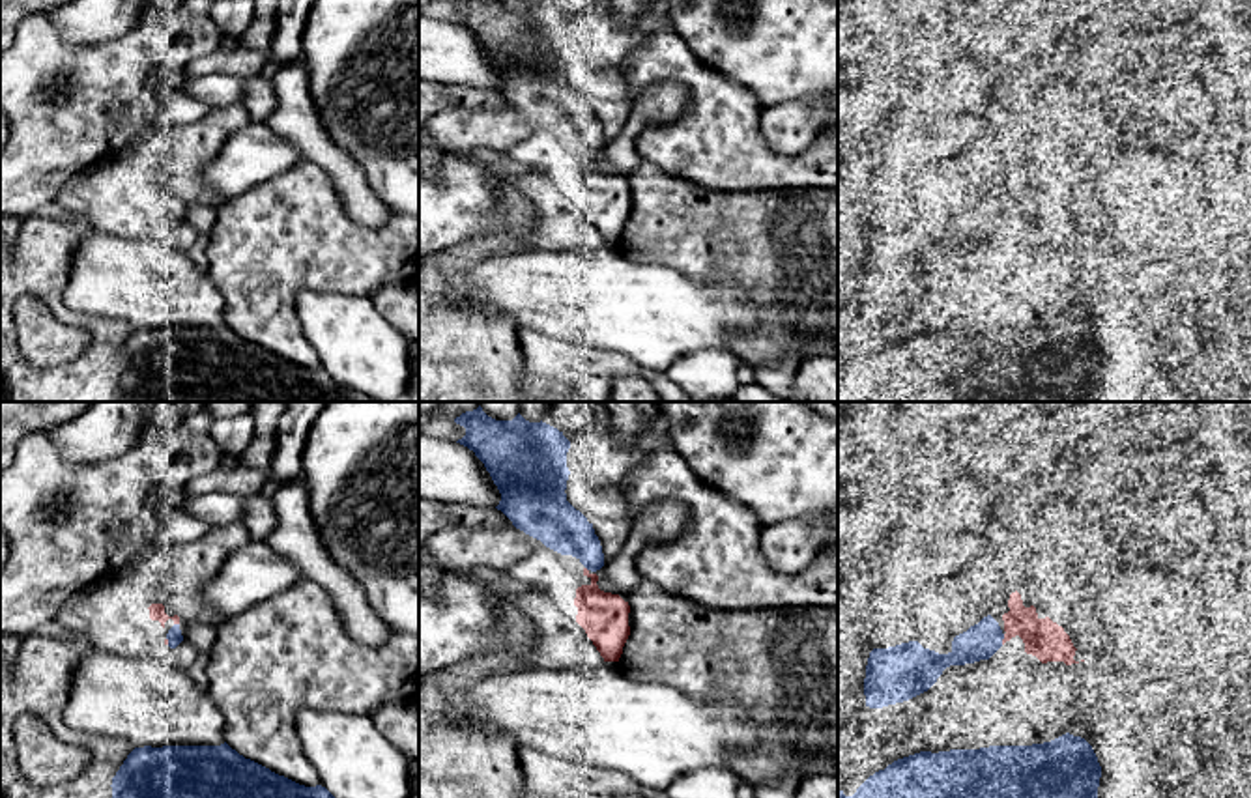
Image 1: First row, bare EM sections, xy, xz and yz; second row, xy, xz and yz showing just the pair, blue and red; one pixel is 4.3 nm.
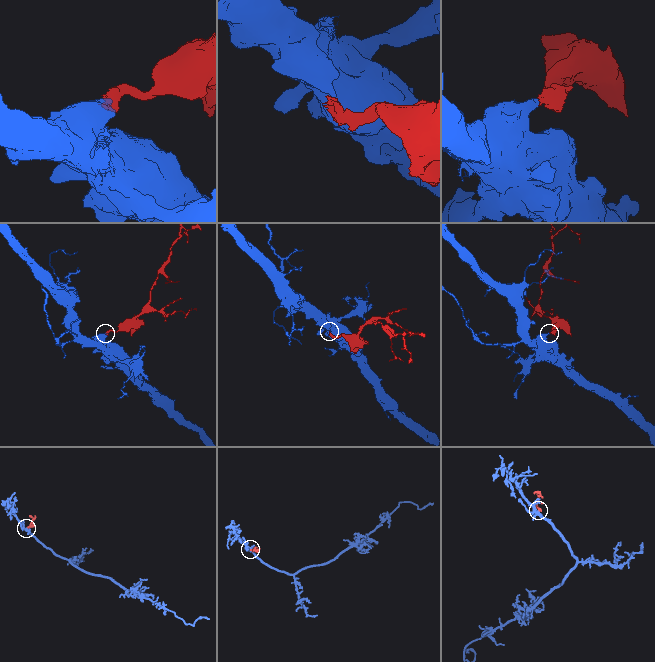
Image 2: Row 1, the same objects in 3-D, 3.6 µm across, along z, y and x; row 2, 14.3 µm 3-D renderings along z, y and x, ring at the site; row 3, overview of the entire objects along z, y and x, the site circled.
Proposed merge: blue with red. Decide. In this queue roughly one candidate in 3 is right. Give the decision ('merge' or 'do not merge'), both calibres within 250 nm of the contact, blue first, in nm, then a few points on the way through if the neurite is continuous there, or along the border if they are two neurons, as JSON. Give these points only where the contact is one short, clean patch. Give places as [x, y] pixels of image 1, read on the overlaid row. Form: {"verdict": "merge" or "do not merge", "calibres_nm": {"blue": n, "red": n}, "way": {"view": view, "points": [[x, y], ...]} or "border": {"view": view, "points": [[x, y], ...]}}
{"verdict": "merge", "calibres_nm": {"blue": 160, "red": 170}}

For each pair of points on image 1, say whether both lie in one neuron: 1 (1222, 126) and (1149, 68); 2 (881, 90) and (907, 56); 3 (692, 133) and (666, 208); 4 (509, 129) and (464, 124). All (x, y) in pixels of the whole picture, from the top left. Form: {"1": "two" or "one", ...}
{"1": "two", "2": "two", "3": "two", "4": "one"}

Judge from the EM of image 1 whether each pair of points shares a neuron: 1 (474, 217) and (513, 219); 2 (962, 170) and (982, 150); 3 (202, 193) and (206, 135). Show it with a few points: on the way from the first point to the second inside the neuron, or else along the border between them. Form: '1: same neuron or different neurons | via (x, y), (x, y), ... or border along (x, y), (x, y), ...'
1: different neurons | border along (500, 176), (500, 225), (462, 240)
2: different neurons | border along (969, 148), (988, 169)
3: same neuron | via (193, 178), (193, 150)

